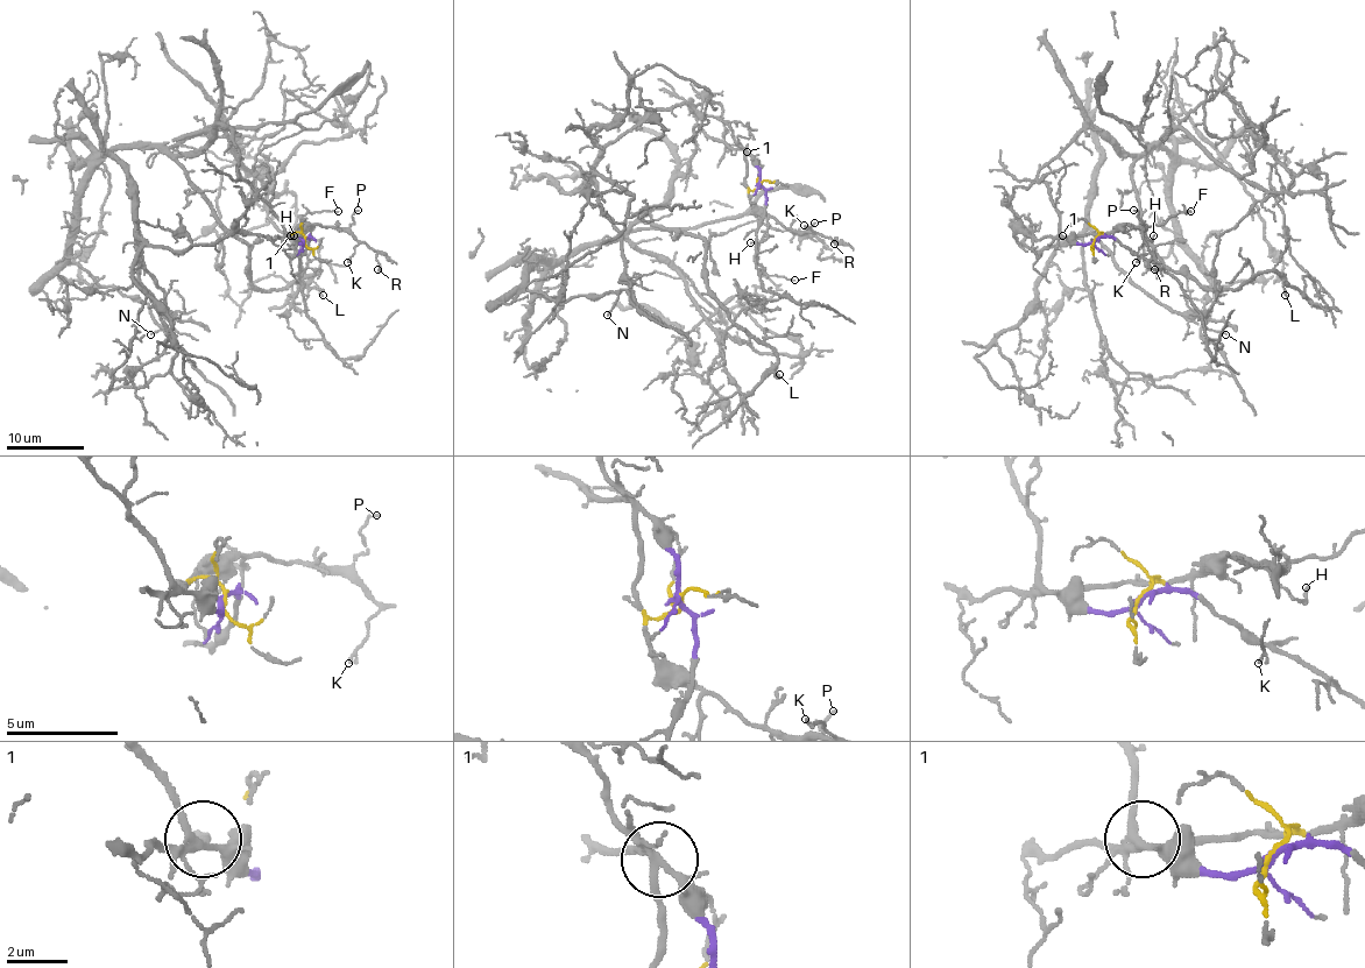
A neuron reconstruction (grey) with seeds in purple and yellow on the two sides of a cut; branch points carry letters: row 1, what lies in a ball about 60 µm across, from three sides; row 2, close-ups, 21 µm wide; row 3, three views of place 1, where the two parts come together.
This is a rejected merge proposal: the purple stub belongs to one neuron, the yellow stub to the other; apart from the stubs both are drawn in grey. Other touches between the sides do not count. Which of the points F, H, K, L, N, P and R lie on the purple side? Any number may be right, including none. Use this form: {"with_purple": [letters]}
{"with_purple": ["L", "N"]}

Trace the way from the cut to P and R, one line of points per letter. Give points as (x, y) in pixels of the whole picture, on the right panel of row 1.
P: (1095, 239), (1101, 231), (1109, 233), (1115, 227), (1144, 227), (1133, 210)
R: (1095, 239), (1101, 231), (1109, 233), (1115, 227), (1138, 227), (1151, 253), (1150, 265), (1155, 270)

